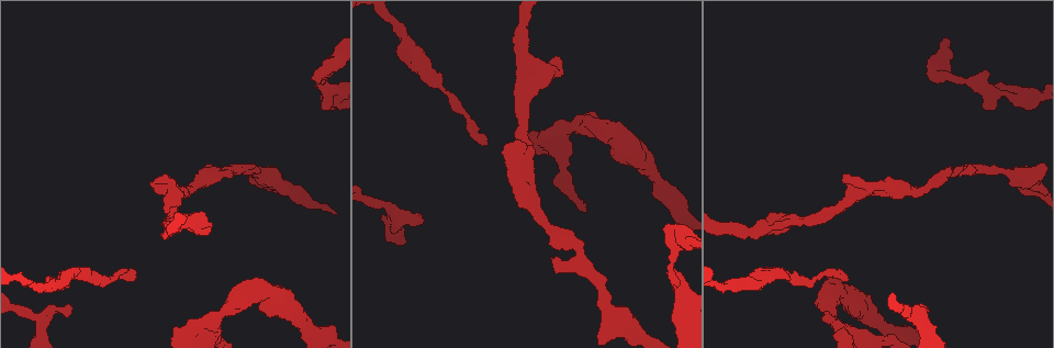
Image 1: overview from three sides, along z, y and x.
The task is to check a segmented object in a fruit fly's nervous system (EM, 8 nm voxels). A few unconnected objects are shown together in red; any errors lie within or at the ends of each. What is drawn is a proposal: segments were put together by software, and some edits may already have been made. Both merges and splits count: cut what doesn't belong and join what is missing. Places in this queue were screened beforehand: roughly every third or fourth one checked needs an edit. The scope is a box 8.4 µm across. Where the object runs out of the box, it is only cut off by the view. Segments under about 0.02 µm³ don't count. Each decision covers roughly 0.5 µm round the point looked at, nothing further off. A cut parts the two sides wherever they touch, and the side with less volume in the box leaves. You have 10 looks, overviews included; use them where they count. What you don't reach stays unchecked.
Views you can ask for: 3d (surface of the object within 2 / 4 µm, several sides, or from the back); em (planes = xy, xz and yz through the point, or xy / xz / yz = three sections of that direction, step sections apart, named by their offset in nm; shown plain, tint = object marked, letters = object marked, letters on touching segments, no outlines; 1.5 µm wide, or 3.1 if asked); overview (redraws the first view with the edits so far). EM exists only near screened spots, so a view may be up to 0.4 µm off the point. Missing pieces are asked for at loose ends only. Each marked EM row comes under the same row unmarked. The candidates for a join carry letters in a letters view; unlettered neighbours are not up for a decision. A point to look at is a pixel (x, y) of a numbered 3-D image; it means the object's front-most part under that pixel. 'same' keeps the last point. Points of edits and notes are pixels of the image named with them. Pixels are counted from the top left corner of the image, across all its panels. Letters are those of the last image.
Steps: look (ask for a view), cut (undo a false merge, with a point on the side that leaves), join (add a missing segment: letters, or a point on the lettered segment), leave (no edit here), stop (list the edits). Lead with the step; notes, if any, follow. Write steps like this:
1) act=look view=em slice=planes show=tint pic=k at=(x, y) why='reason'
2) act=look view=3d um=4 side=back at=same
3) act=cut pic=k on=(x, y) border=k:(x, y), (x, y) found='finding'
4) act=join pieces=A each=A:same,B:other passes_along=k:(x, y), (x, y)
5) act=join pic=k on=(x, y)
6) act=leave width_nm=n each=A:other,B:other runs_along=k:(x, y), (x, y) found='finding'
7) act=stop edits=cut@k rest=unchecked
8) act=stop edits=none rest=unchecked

act=look view=3d um=2 pic=1 at=(832, 318) why='branch point'

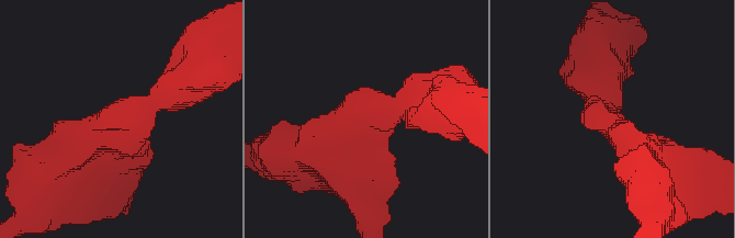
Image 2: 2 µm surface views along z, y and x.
act=look view=em slice=xy step=8 show=tint pic=2 at=(393, 111)

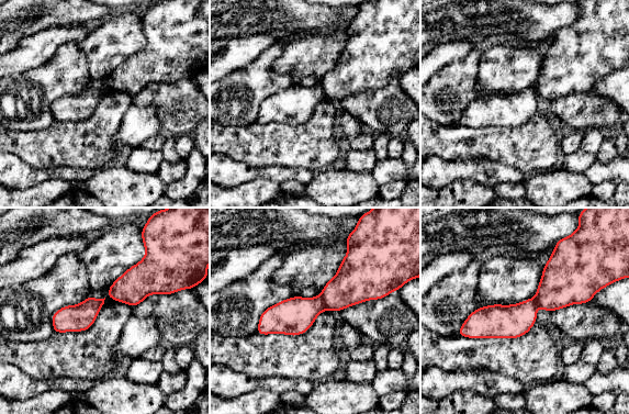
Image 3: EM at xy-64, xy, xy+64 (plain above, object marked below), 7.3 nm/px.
act=look view=em slice=planes show=letters at=same why='another direction'

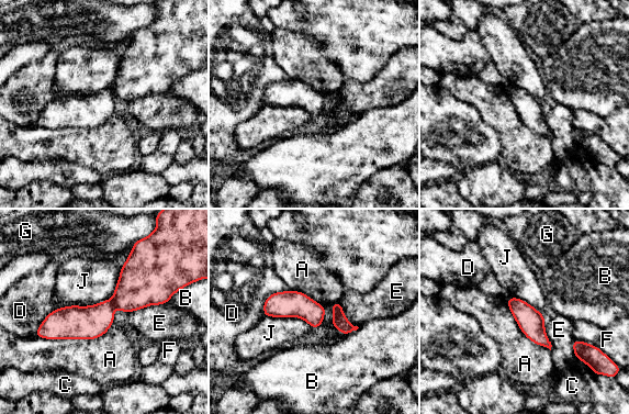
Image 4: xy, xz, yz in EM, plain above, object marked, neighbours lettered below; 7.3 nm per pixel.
act=cut pic=4 on=(91, 322) each=A:other,B:other,C:other,D:other,E:other,F:other,G:other,J:other border=4:(111, 299), (114, 306) found='two neurons meet here'

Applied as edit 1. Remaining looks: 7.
act=look view=overview

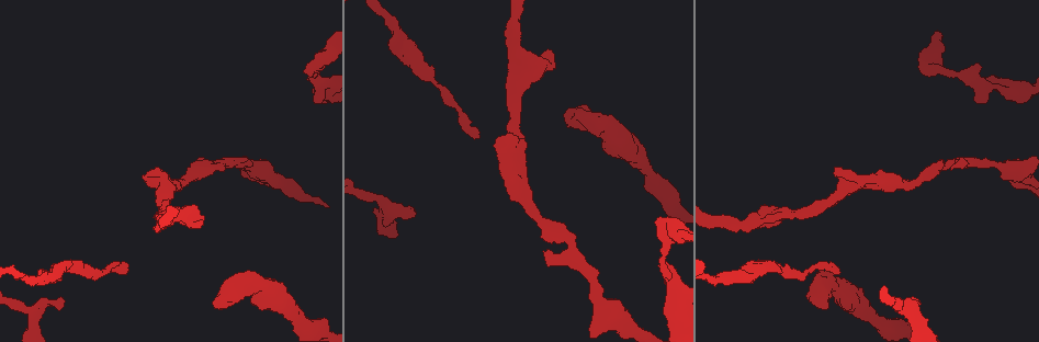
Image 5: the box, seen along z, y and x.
act=look view=3d um=4 pic=5 at=(550, 50) why='free end'

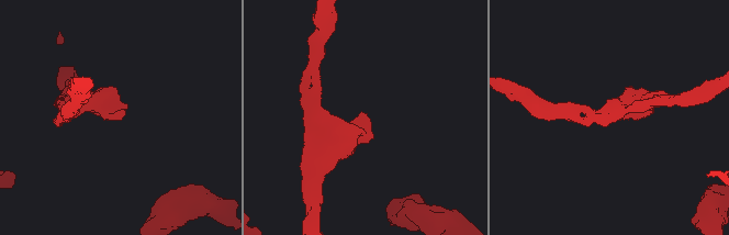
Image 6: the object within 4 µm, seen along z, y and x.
act=look view=em slice=planes show=letters pic=6 at=(120, 114) why='need the tissue'

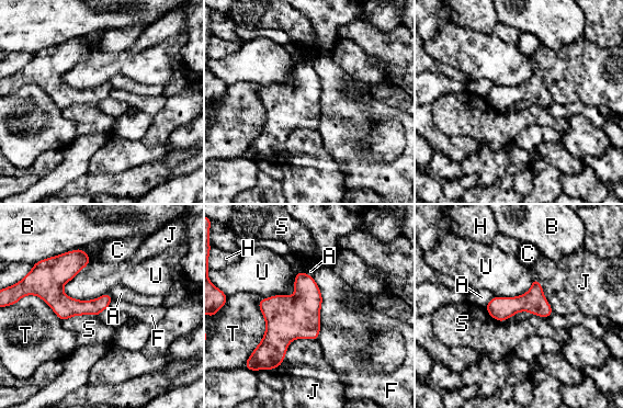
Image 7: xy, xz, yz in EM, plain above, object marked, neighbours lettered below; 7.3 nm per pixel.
act=leave each=A:other,B:other,C:other,F:other,H:other,J:other,S:other,T:other,U:other border=7:(98, 316), (72, 315), (63, 321) found='no lettered segment goes on from it'

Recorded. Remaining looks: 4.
act=look view=3d um=2 pic=5 at=(61, 302) why='free end'

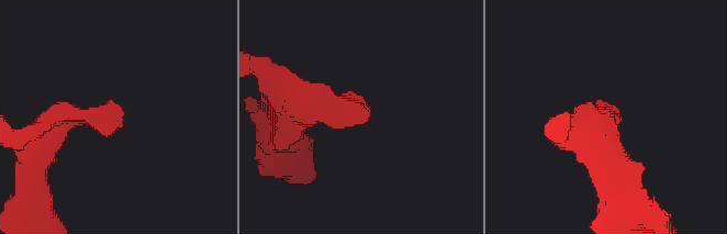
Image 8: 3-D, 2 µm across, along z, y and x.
act=look view=em slice=yz step=8 show=letters pic=8 at=(616, 111) why='need the tissue'

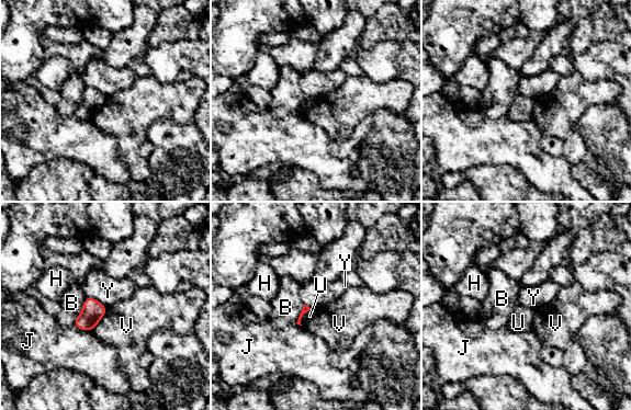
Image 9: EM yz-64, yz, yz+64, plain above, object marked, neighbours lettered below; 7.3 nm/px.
act=leave longest_contact=B:240nm each=B:other,H:other,J:other,U:other,V:other,Y:other border=9:(108, 308), (103, 317), (91, 330) found='none of them fits'

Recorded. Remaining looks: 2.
act=look view=3d um=2 side=back pic=5 at=(747, 280) why='branch stops here'

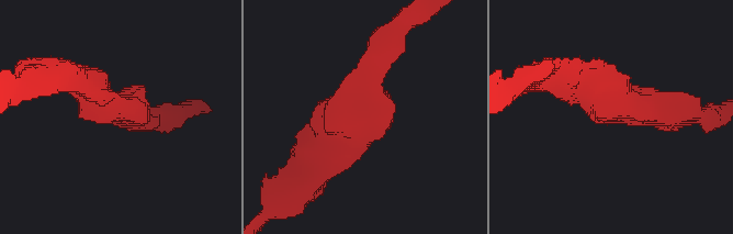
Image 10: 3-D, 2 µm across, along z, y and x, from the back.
act=look view=em slice=planes show=letters pic=10 at=(621, 119)

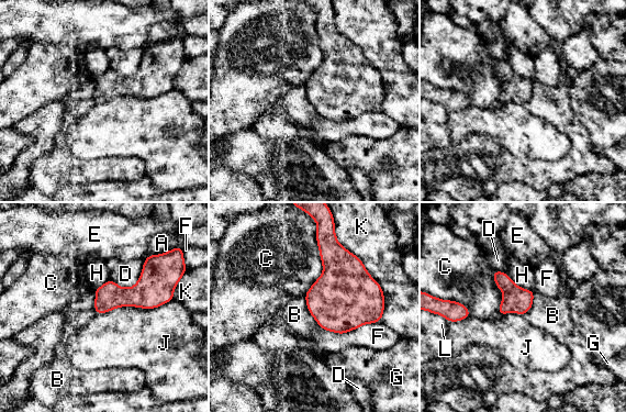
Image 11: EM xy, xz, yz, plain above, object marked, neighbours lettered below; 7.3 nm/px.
act=leave longest_contact=K:850nm each=A:other,B:other,C:other,D:other,E:other,F:other,G:other,H:other,J:other,K:other,L:other border=11:(174, 299), (97, 314) found='none of them fits'

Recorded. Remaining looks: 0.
act=stop edits=cut@4 rest=unchecked

